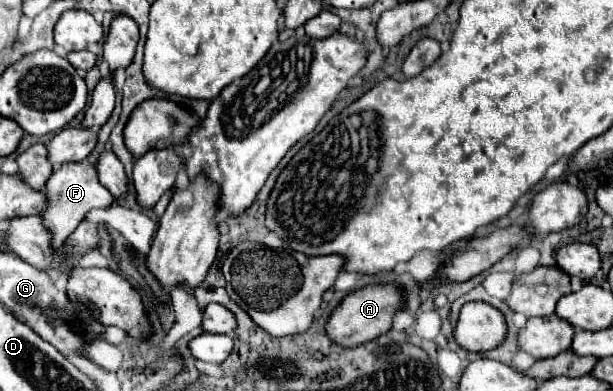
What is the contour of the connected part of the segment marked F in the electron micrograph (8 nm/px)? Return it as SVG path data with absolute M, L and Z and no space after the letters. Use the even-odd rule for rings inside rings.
M67 162L61 168L57 168L51 178L47 180L45 186L45 194L49 198L49 204L45 208L45 212L41 214L43 224L51 230L55 246L61 246L65 242L65 238L69 234L73 234L73 230L79 226L79 222L85 218L85 214L93 208L109 208L113 204L113 194L99 182L97 178L97 168L95 164L85 162Z

